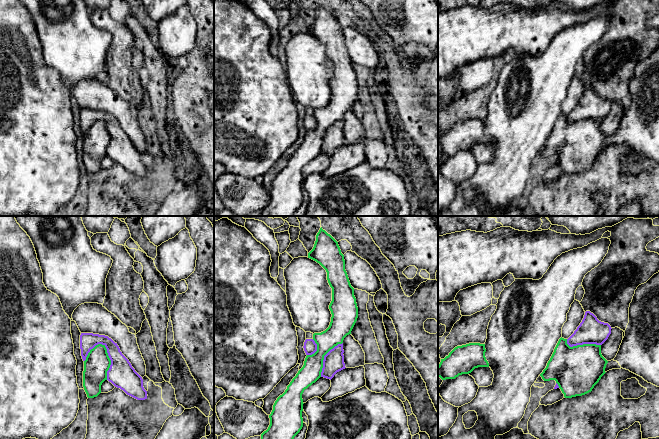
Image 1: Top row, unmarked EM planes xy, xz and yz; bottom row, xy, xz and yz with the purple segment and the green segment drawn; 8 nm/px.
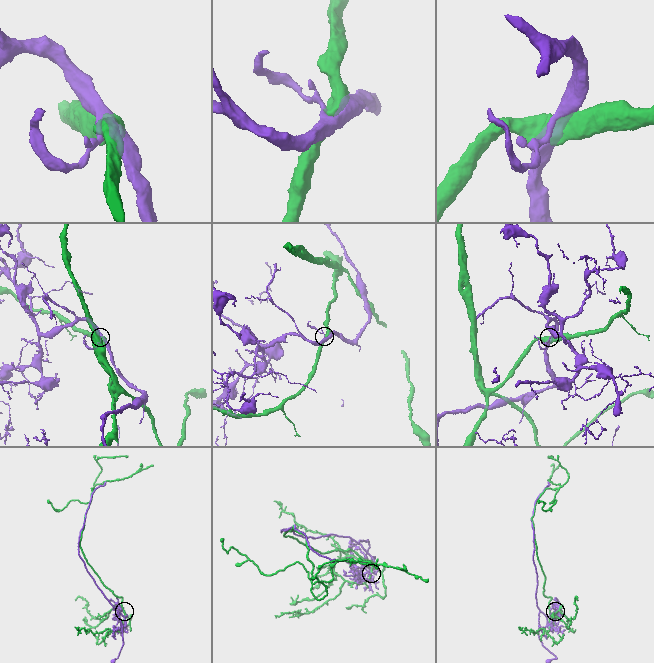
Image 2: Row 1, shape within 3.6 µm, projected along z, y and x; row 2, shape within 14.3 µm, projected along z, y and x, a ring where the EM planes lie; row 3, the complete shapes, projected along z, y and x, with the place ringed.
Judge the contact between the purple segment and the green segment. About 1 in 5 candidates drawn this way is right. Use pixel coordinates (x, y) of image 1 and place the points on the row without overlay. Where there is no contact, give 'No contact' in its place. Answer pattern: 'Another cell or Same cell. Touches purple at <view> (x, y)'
Another cell. Touches purple at xy (110, 135)

